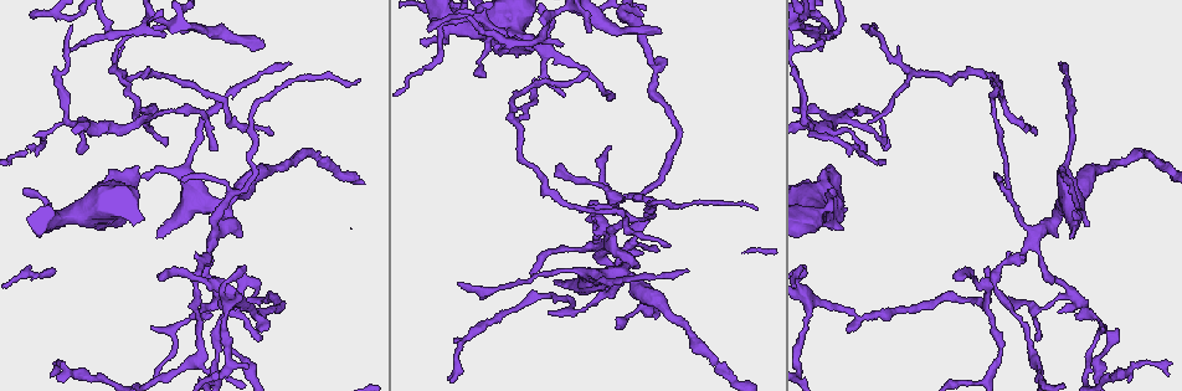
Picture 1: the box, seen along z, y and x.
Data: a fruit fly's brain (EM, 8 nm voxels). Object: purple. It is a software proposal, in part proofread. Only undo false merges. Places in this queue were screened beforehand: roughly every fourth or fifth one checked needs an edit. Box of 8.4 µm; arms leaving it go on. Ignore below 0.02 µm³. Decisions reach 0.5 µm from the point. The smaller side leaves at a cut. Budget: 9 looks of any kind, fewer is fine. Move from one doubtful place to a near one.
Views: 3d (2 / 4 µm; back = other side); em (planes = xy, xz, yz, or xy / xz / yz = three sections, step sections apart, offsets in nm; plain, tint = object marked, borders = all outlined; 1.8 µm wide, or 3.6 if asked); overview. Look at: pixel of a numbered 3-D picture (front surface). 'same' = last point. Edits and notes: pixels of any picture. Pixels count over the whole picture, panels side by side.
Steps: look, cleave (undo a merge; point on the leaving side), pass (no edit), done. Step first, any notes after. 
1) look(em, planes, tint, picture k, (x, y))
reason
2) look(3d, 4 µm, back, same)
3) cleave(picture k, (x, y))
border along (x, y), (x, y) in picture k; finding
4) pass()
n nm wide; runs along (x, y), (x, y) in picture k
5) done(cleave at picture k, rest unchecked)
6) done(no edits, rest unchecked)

look(em, planes, tint, picture 1, (242, 294))
sharp bend

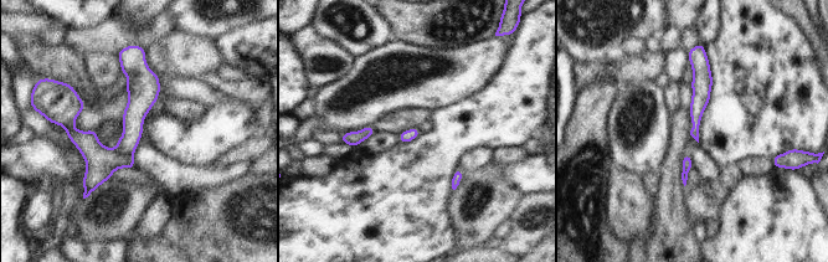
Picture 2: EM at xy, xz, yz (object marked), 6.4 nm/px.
cleave(picture 2, (133, 117))
border along (113, 150), (132, 154) in picture 2; a second neuron is stuck on

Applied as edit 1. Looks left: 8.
look(em, planes, borders, picture 1, (834, 124))
two arms in line, one across

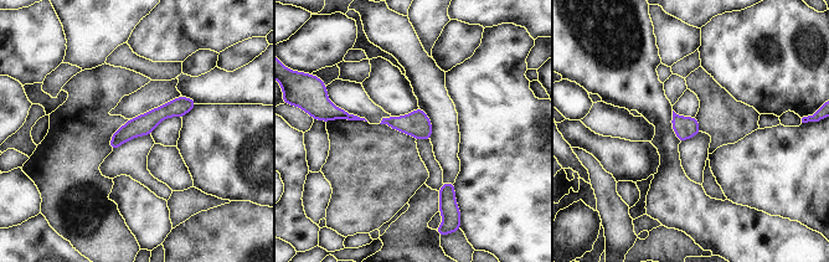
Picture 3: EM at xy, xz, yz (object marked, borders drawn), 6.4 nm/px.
pass()
140 nm wide; continuous, no second neuron

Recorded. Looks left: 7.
done(cleave at picture 2, rest unchecked)

